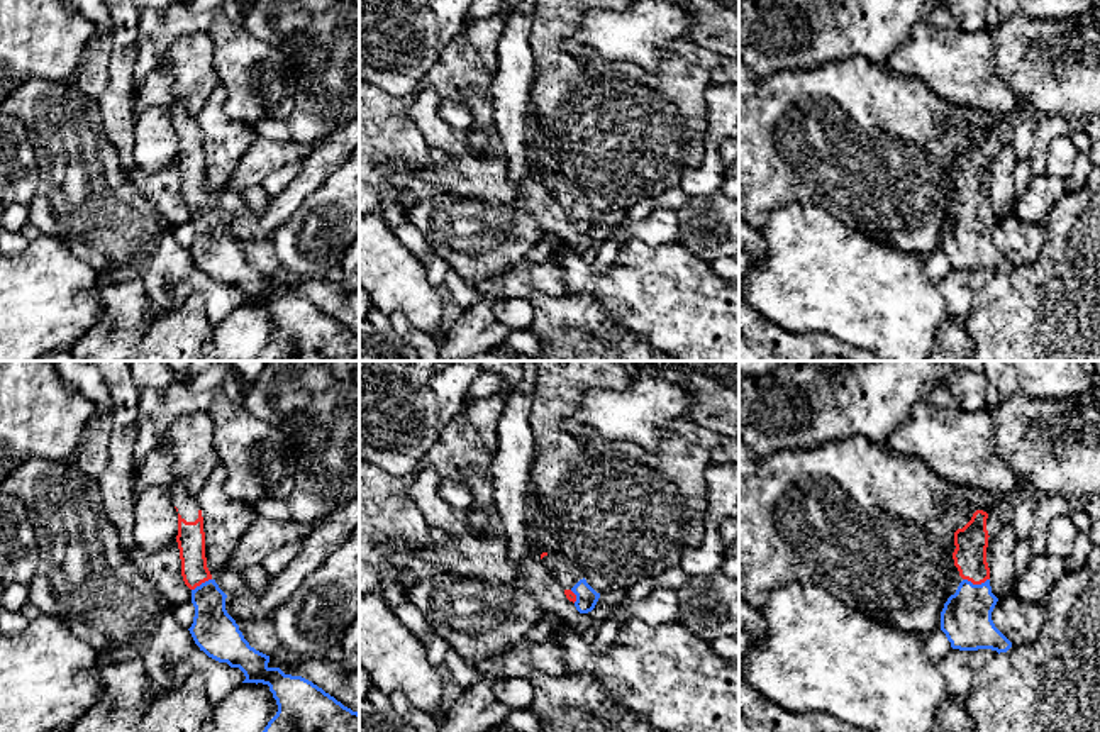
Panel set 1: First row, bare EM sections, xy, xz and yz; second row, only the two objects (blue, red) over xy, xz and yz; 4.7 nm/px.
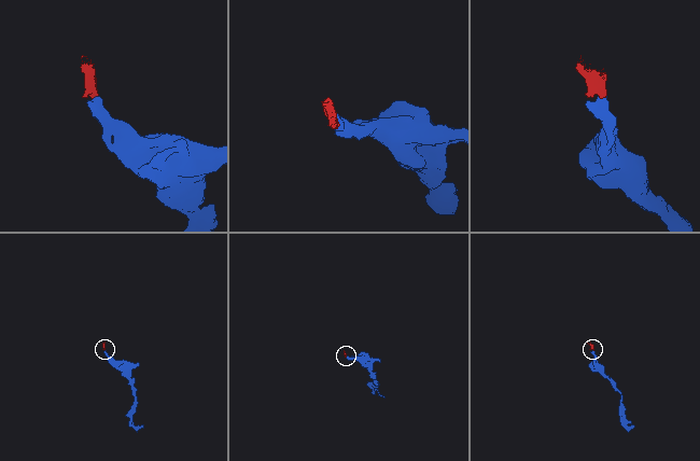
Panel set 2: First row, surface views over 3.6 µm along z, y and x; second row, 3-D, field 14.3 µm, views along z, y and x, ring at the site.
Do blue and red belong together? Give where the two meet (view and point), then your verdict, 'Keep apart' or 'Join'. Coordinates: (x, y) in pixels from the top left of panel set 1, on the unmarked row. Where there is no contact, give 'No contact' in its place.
Touches blue at yz (977, 205). Join

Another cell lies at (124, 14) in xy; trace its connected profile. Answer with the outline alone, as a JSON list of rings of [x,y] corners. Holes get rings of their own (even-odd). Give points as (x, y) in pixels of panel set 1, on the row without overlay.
[[[105,0],[105,3],[110,8],[115,34],[108,58],[110,80],[97,102],[120,168],[129,175],[137,168],[132,151],[137,119],[136,98],[141,88],[134,81],[134,66],[137,59],[141,8],[132,0]]]

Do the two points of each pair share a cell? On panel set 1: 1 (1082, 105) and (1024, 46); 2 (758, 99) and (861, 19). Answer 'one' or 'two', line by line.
1: one
2: two

